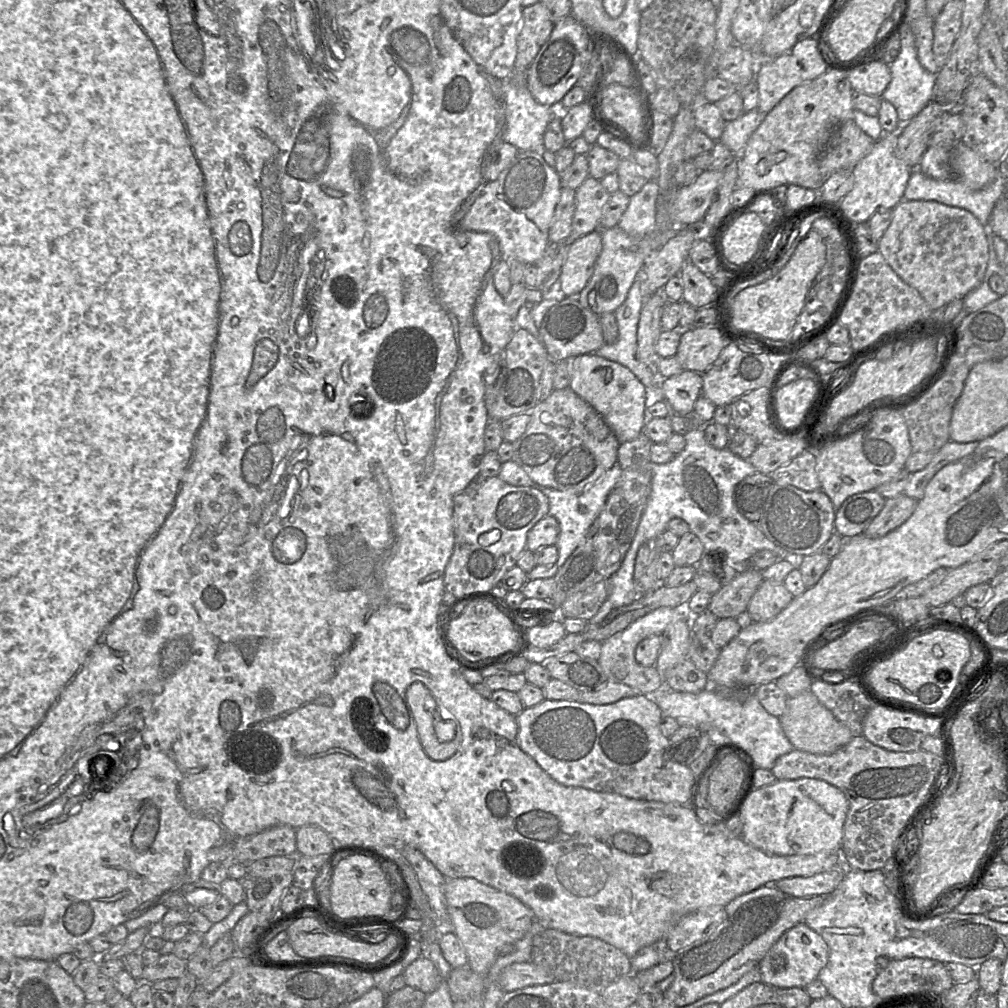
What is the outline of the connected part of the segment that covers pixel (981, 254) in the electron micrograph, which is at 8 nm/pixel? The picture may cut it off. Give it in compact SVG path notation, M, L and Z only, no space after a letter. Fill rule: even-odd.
M902 199L892 209L892 221L878 242L878 251L895 273L920 293L931 310L936 310L955 299L963 299L982 283L989 259L987 231L966 209L937 201Z

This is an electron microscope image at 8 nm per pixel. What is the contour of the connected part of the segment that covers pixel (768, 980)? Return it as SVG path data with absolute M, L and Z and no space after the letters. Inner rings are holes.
M799 923L784 932L760 961L761 982L777 988L805 988L818 978L828 958L829 947L824 939L805 923Z

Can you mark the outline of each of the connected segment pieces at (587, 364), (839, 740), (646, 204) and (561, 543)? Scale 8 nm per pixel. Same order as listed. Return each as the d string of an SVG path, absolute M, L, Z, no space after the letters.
M582 354L570 361L569 388L587 402L613 431L620 444L636 439L647 421L651 395L627 367L595 354Z
M810 691L788 698L784 713L778 718L788 740L795 749L801 751L827 755L846 745L852 739L850 729L838 721Z
M647 181L642 189L630 197L626 211L621 216L618 227L631 236L645 236L656 229L656 198L658 184Z
M616 462L596 482L587 486L581 493L556 490L541 485L535 488L545 494L549 500L549 515L559 523L560 533L556 541L558 549L558 568L562 566L573 551L583 542L591 525L605 507L606 500L621 476L621 467Z

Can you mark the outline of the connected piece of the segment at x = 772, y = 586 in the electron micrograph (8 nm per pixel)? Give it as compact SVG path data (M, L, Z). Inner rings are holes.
M762 580L748 603L747 612L752 622L766 622L777 616L793 598L783 583Z

